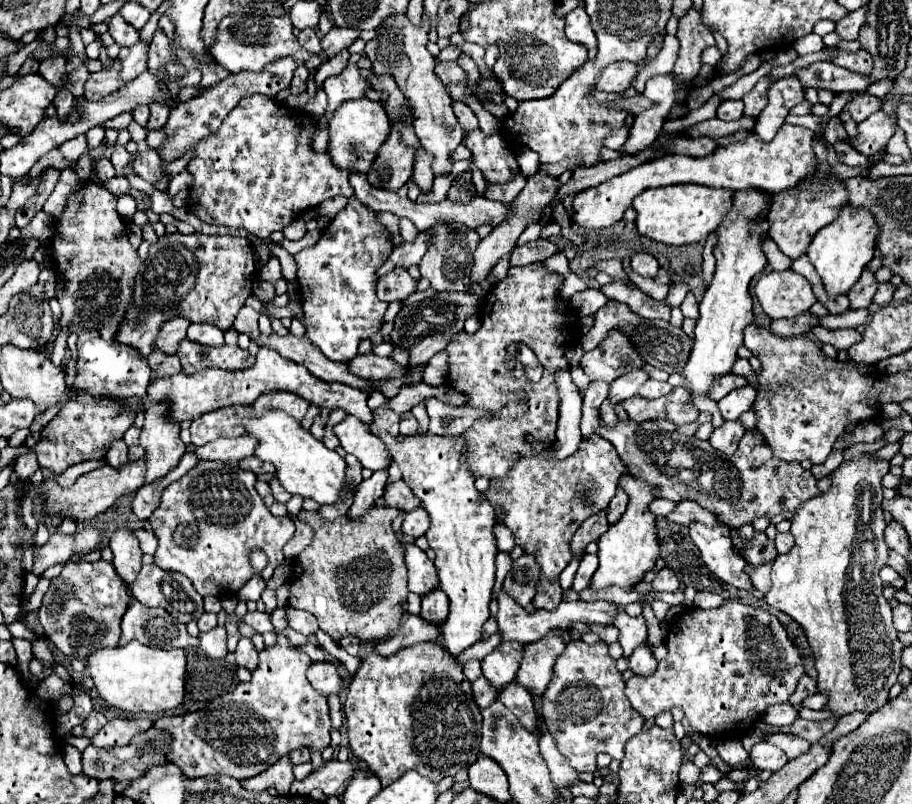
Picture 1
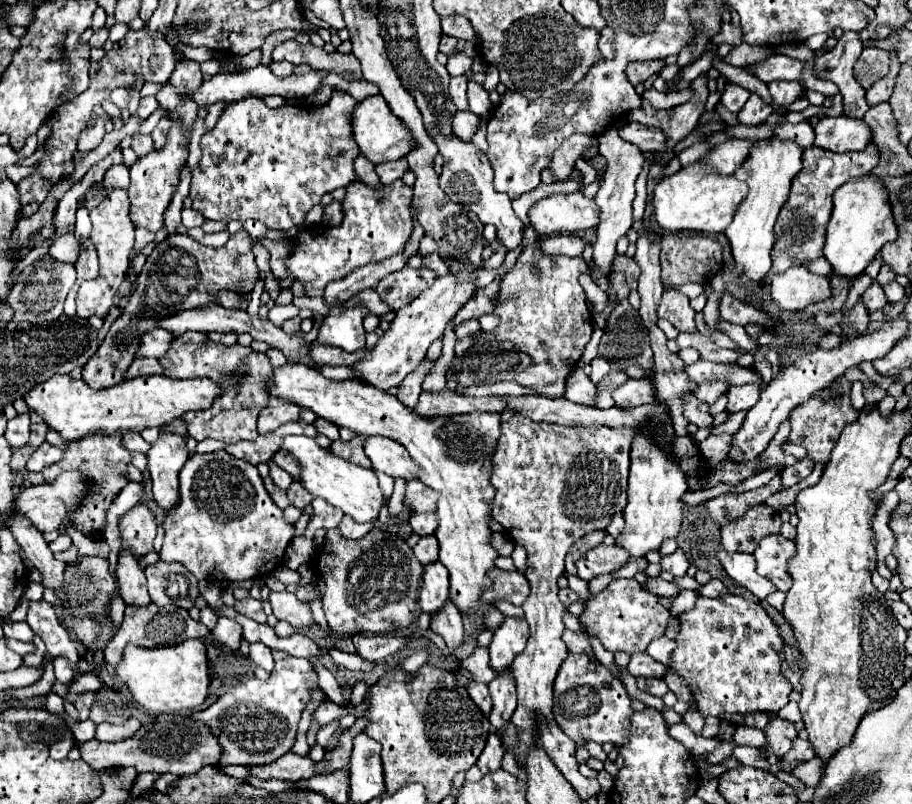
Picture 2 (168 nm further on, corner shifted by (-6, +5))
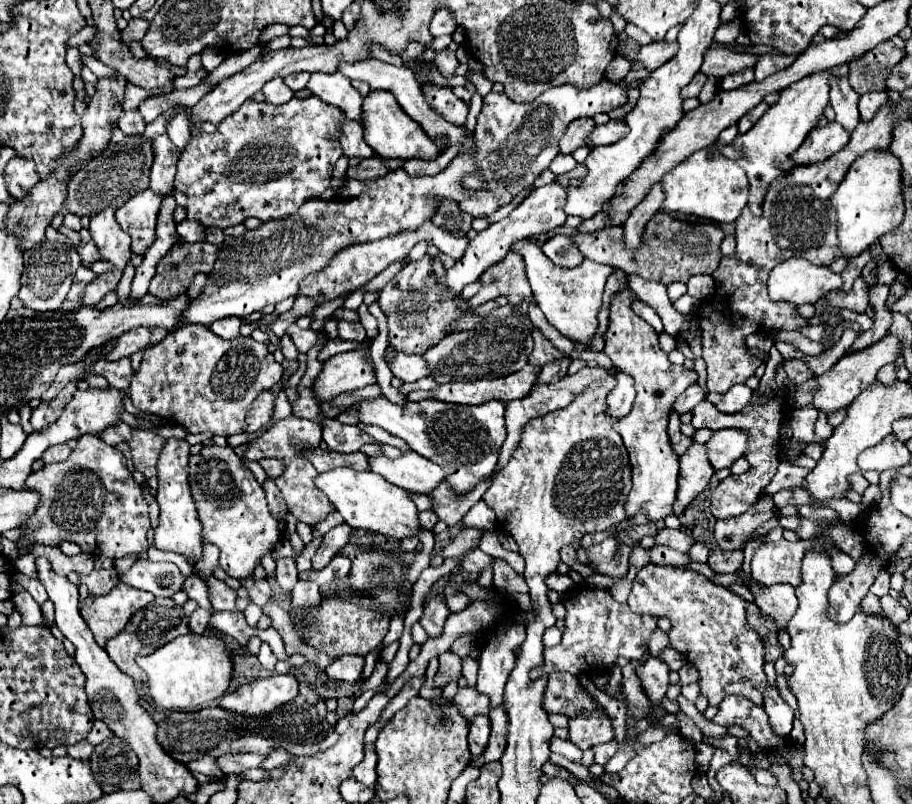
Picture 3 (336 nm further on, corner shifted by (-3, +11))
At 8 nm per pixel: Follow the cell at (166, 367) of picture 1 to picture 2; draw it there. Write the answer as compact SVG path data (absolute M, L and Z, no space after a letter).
M135 358L131 368L127 370L125 378L137 378L137 376L153 376L153 374L163 374L163 366L159 366L157 358Z

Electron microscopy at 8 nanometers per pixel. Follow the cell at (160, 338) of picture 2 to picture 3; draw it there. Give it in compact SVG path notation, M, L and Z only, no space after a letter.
M134 328L130 332L126 332L124 336L120 336L116 342L116 348L112 348L112 352L108 352L108 356L104 356L104 358L106 360L120 360L124 356L132 356L134 352L148 346L148 342L150 342L150 330L148 328Z

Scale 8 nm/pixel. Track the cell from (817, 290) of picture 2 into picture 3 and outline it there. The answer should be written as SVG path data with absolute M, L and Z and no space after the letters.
M802 258L780 262L772 268L768 278L770 298L796 306L814 304L834 288L842 288L840 274L834 274L828 266L814 266Z

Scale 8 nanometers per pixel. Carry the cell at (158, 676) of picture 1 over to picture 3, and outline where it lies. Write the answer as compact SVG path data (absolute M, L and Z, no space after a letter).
M186 634L164 644L150 656L136 658L138 666L148 674L150 696L162 708L204 708L224 696L230 688L234 662L222 638Z

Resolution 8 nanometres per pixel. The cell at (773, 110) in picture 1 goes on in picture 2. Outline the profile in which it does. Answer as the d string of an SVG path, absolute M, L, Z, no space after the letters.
M775 80L767 84L771 96L773 96L773 108L775 112L783 112L785 106L793 104L803 96L803 86L799 82L787 82L787 80Z

